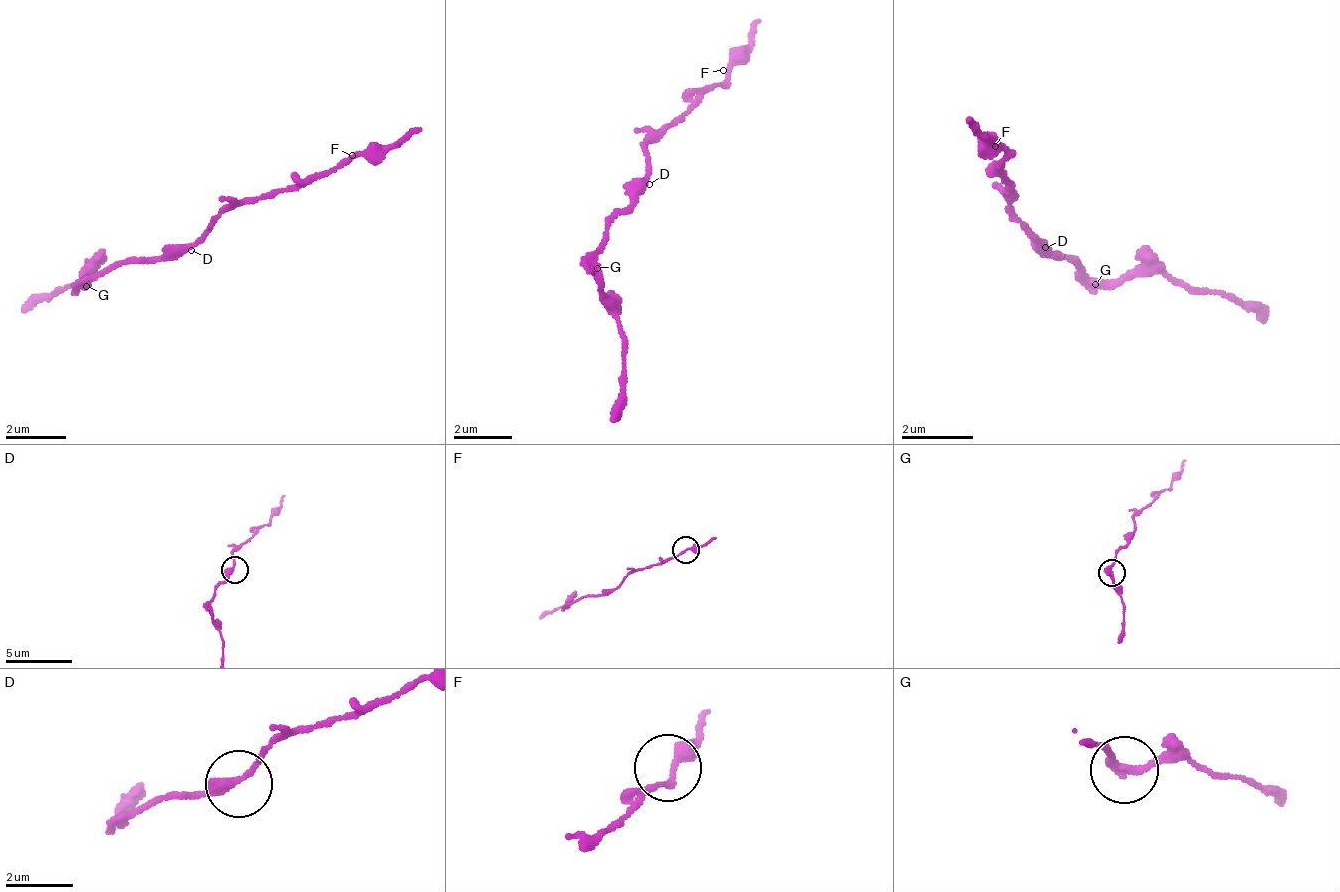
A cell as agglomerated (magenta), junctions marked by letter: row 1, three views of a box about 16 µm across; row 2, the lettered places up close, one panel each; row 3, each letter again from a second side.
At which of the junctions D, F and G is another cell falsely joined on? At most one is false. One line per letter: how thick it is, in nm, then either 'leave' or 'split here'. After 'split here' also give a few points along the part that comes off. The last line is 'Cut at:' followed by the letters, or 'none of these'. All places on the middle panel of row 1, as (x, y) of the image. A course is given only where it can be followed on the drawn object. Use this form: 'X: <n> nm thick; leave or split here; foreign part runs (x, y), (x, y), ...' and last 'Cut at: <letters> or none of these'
D: 260 nm thick; leave
F: 280 nm thick; leave
G: 240 nm thick; split here; foreign part runs (598, 269), (621, 372), (613, 418)
Cut at: G

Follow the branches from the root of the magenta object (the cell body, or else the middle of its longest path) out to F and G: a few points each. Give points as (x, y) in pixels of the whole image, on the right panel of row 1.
F: (1046, 246), (1038, 246), (1007, 197), (1015, 198), (1014, 184), (1005, 177), (1000, 161), (1007, 163), (995, 146)
G: (1046, 246), (1050, 254), (1064, 251), (1068, 259), (1076, 258), (1090, 282), (1098, 282)

